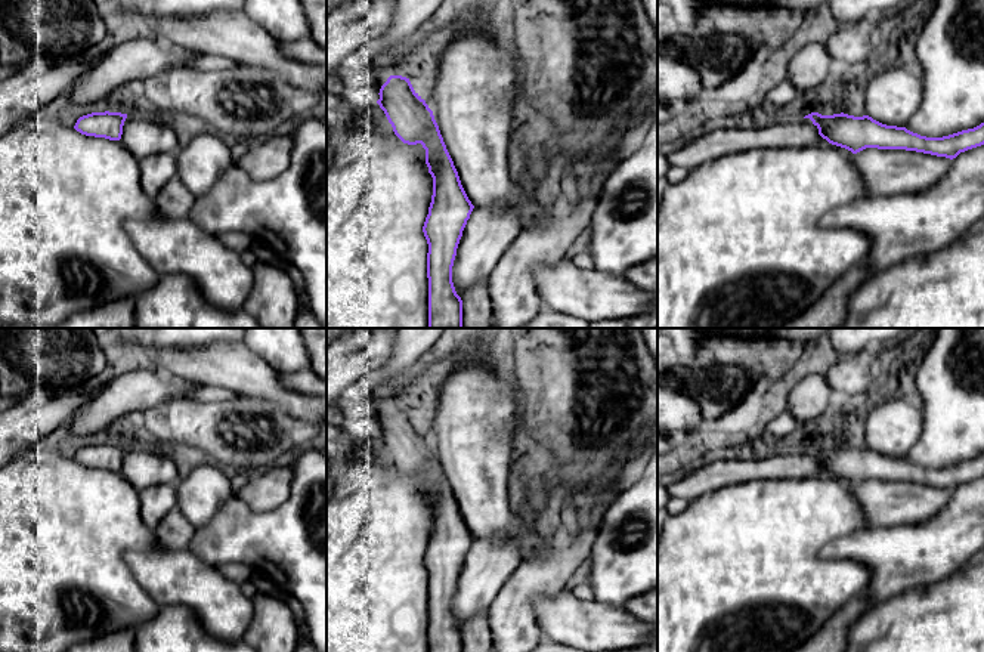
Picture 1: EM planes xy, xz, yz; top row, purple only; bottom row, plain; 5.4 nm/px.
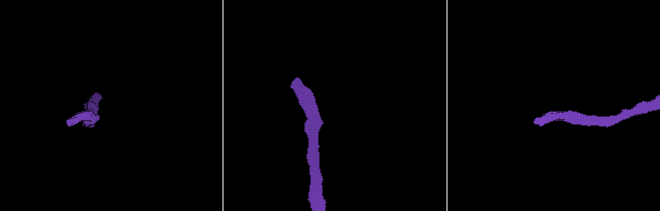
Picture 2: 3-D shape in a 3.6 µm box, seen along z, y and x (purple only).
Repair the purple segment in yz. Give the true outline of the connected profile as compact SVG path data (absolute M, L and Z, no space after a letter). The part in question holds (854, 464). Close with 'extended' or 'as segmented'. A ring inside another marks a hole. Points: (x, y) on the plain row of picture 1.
M811 444L804 449L810 449L819 460L819 466L829 475L845 479L853 485L866 479L906 480L953 491L960 483L984 476L984 454L949 467L926 469L906 458L882 455L869 446Z; as segmented

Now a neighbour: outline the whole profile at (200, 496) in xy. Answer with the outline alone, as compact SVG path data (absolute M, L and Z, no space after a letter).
M211 464L195 467L174 485L176 507L195 528L211 522L220 507L233 497L229 473Z

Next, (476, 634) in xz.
M489 611L473 617L461 631L462 652L493 652Z

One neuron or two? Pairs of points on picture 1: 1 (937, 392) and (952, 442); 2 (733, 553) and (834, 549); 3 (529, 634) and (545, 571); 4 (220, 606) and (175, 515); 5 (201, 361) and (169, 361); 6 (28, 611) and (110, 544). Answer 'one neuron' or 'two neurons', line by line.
1: one neuron
2: two neurons
3: one neuron
4: two neurons
5: one neuron
6: one neuron

